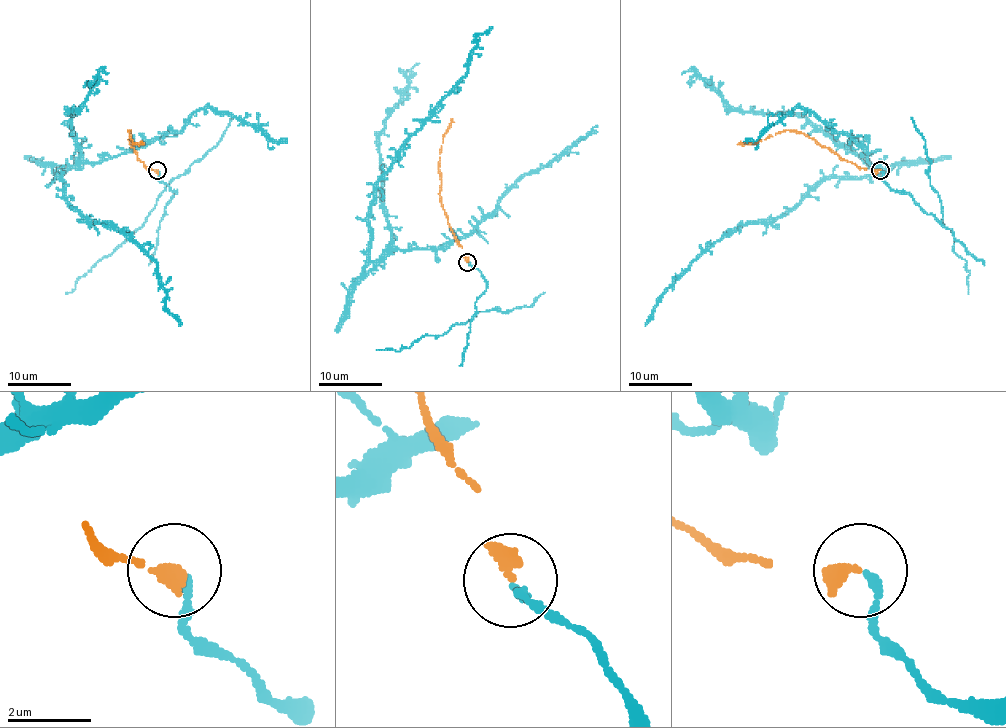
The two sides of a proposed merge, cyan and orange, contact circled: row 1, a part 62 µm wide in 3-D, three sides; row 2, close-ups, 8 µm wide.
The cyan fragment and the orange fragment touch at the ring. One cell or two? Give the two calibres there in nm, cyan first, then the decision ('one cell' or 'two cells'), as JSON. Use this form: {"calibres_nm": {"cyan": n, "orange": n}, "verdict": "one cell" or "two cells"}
{"calibres_nm": {"cyan": 200, "orange": 360}, "verdict": "one cell"}

